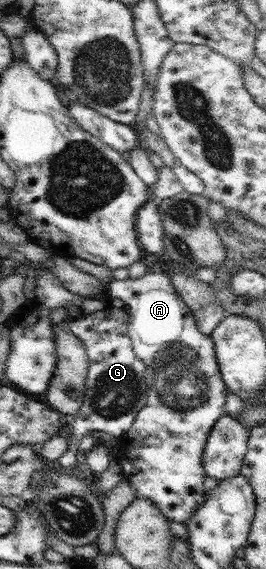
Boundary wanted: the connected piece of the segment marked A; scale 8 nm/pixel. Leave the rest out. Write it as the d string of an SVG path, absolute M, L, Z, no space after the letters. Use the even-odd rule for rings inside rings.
M146 271L140 278L113 279L107 285L110 295L122 300L129 308L126 335L136 358L144 363L150 380L146 404L136 414L130 430L120 437L116 457L122 467L124 481L136 491L137 498L152 501L168 520L184 524L206 500L204 479L207 475L203 466L203 451L216 420L226 413L224 403L229 390L219 371L213 340L199 331L192 311L173 287L166 271Z

